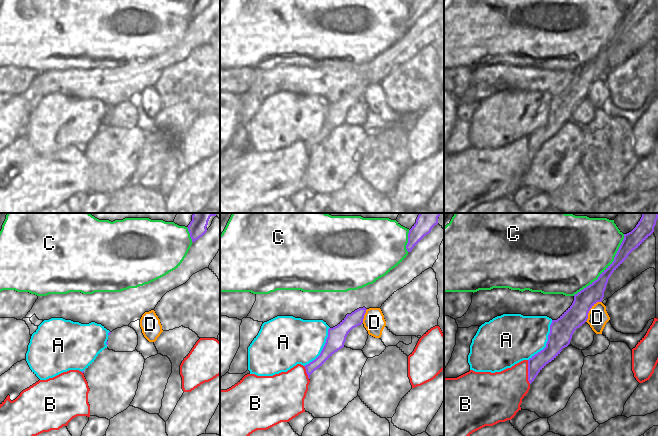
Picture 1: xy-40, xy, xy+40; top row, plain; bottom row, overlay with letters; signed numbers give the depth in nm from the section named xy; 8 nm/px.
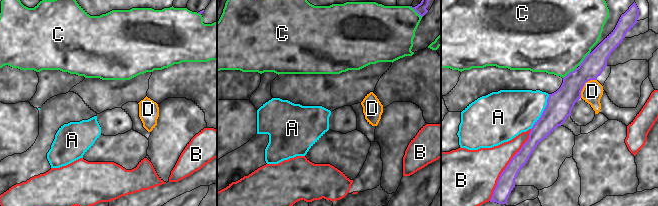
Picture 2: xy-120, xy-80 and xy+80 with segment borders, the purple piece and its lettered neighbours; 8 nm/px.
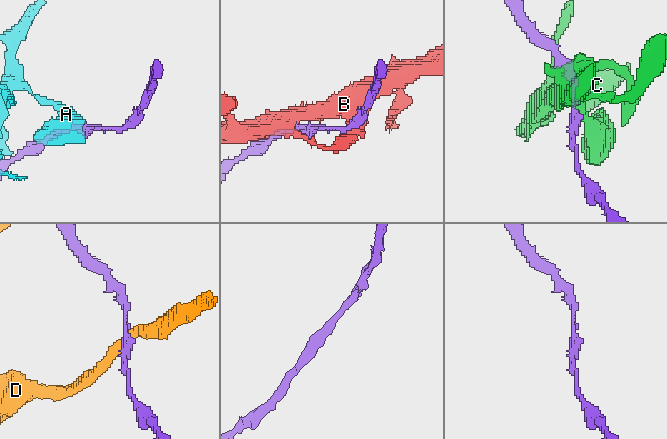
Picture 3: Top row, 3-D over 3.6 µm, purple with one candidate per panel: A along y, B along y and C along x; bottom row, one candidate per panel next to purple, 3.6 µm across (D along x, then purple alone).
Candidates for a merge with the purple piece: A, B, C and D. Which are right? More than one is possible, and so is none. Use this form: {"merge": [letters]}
{"merge": []}

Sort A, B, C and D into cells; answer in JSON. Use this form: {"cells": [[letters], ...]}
{"cells": [["A"], ["B"], ["C"], ["D"]]}

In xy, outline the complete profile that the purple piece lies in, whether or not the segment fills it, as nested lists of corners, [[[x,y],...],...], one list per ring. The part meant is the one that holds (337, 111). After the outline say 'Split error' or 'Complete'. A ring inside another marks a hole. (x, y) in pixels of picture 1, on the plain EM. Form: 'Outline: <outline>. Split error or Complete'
Outline: [[[365,83],[359,84],[351,90],[347,90],[337,102],[328,105],[328,113],[320,131],[304,142],[309,155],[315,146],[320,144],[335,128],[344,123],[348,109],[363,99],[366,86]]]. Complete.

